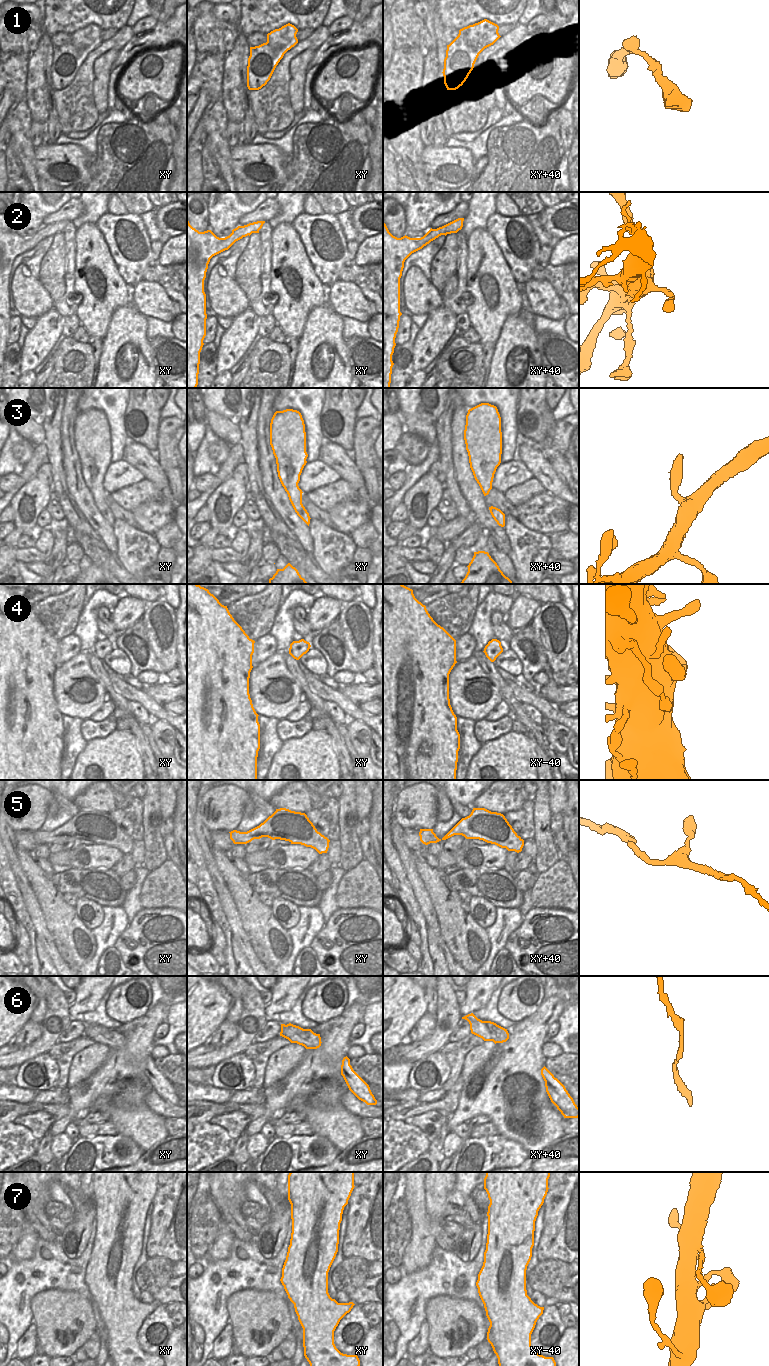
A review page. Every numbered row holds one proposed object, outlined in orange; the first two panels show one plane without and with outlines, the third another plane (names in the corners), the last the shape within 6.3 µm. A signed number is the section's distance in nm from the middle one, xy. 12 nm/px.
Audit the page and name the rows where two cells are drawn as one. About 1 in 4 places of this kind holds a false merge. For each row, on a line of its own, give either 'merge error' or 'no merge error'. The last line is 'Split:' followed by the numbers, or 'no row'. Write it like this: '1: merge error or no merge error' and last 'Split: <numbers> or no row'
1: no merge error
2: no merge error
3: no merge error
4: no merge error
5: no merge error
6: no merge error
7: no merge error
Split: no row

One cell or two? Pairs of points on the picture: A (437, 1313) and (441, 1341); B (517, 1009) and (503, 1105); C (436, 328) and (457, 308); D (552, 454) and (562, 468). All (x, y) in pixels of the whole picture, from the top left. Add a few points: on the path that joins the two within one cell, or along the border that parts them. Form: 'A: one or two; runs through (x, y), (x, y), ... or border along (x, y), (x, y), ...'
A: one; runs through (441, 1320), (441, 1334)
B: two; border along (536, 1010), (515, 1022)
C: two; border along (443, 305), (456, 315)
D: one; runs through (554, 457), (560, 465)

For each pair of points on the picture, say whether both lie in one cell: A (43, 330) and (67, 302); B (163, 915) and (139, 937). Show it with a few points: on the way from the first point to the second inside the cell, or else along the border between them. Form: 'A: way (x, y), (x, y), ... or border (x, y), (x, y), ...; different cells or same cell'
A: border (54, 307), (63, 317); different cells
B: way (158, 921), (145, 934); same cell

